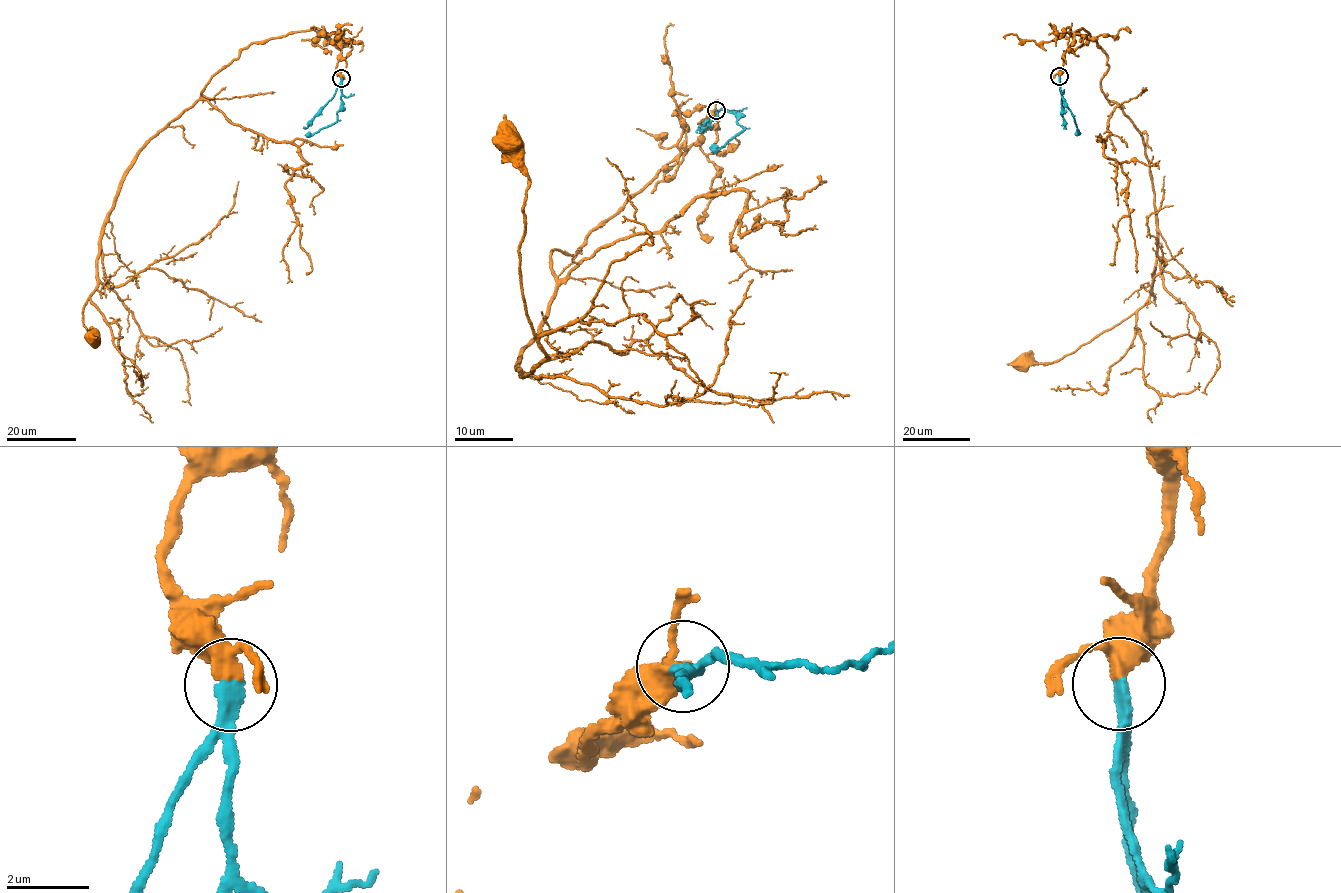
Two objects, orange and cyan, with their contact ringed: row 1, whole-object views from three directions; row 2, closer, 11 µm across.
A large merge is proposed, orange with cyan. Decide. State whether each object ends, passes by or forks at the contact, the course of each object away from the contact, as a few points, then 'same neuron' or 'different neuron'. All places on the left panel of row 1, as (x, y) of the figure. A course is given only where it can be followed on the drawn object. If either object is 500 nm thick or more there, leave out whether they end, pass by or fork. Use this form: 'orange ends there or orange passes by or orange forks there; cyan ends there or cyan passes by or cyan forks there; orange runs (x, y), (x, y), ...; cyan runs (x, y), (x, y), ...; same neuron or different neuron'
orange passes by; cyan ends there; orange runs (341, 78), (333, 32), (253, 42), (151, 139), (105, 225), (97, 286), (82, 312), (92, 338); cyan runs (341, 78), (341, 104), (336, 121), (314, 134), (305, 135); same neuron

